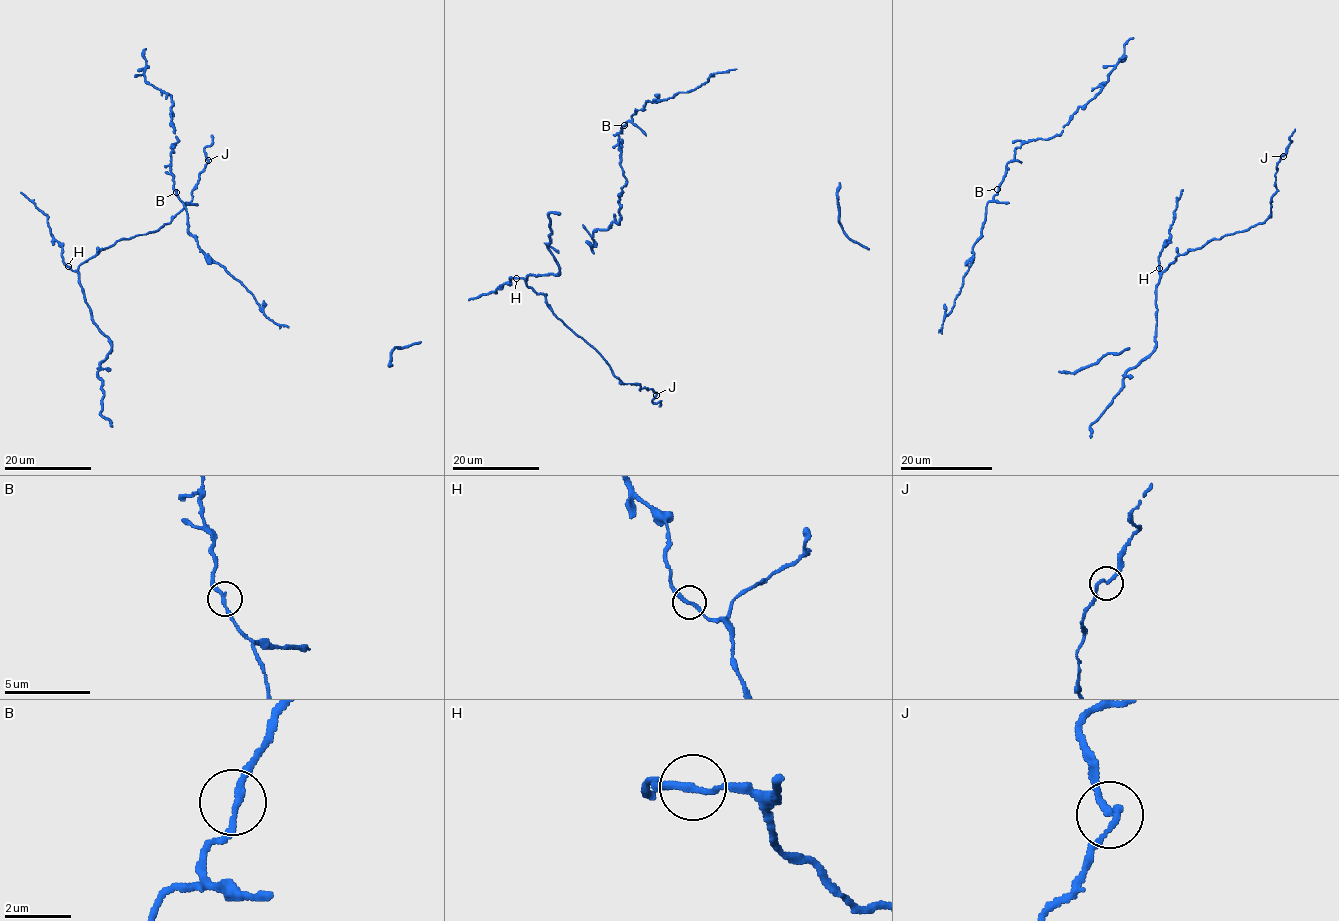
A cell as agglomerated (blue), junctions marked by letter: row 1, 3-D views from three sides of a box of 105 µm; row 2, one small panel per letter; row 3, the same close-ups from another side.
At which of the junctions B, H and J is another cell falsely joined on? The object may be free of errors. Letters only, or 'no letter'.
no letter

